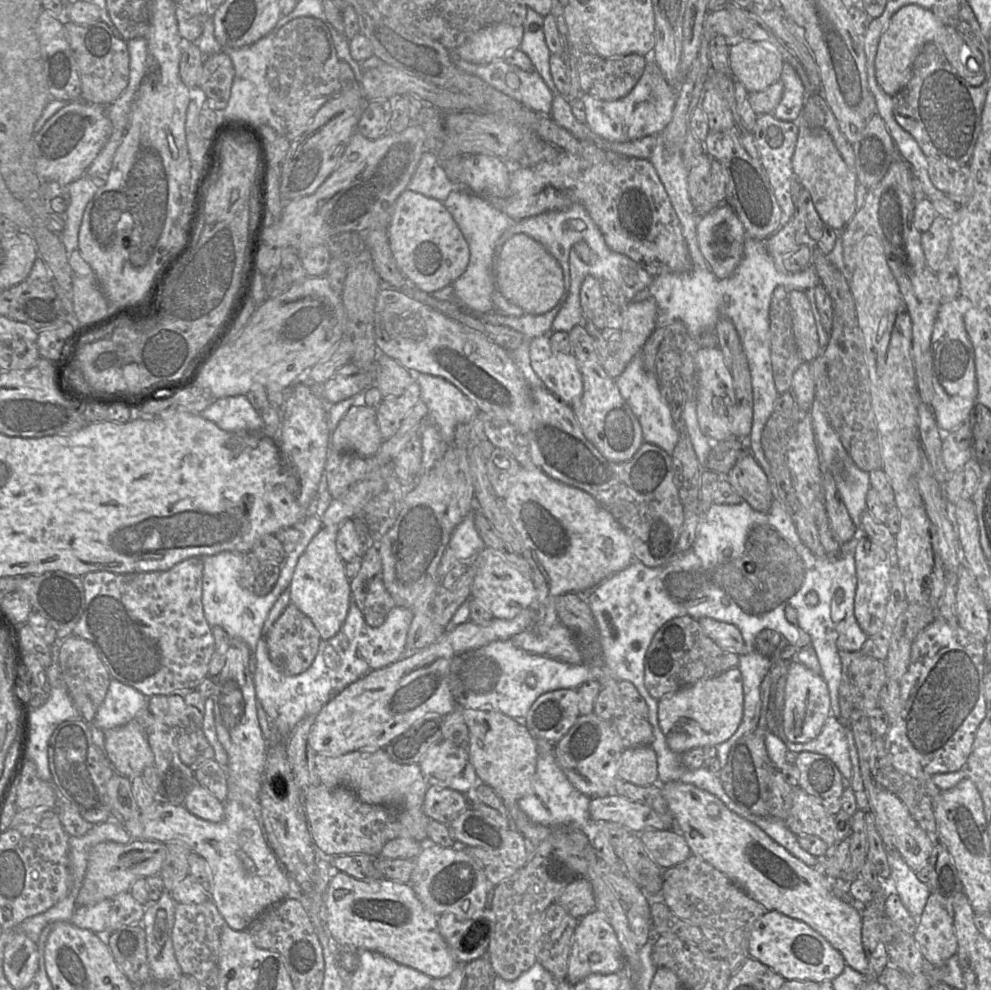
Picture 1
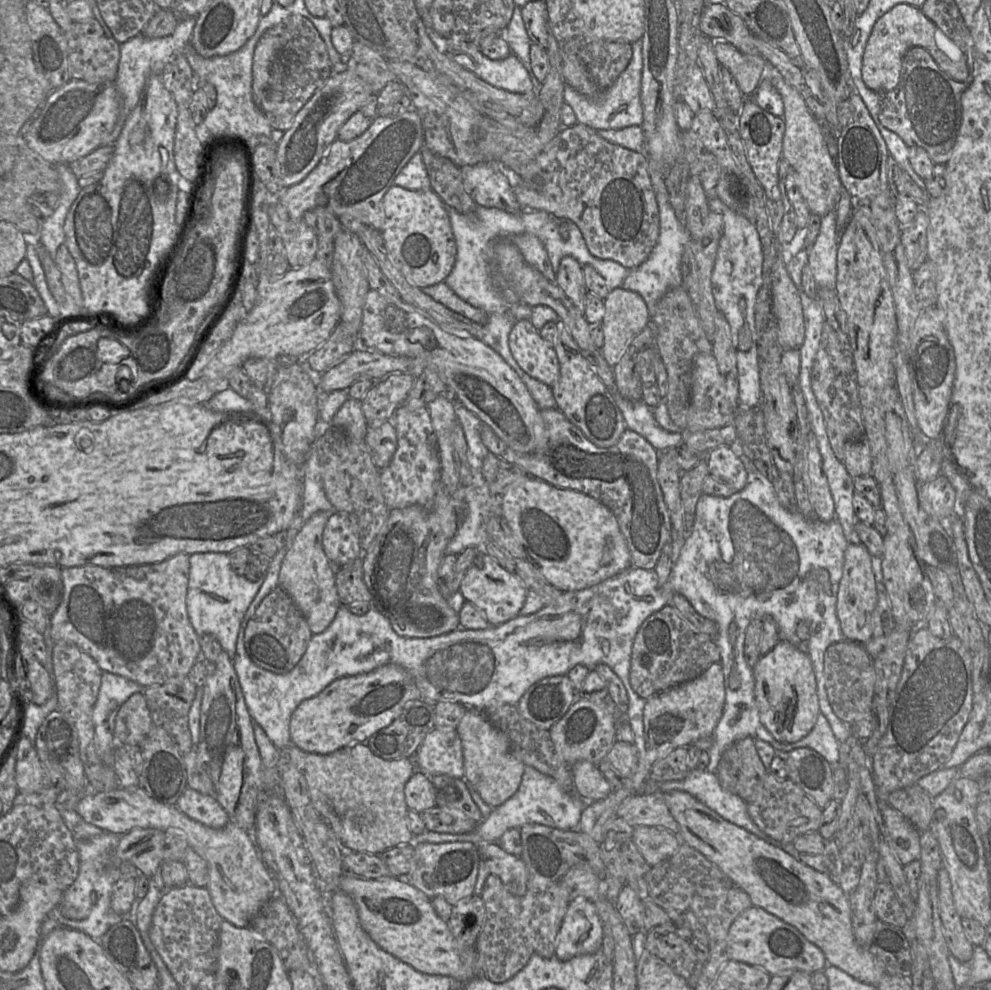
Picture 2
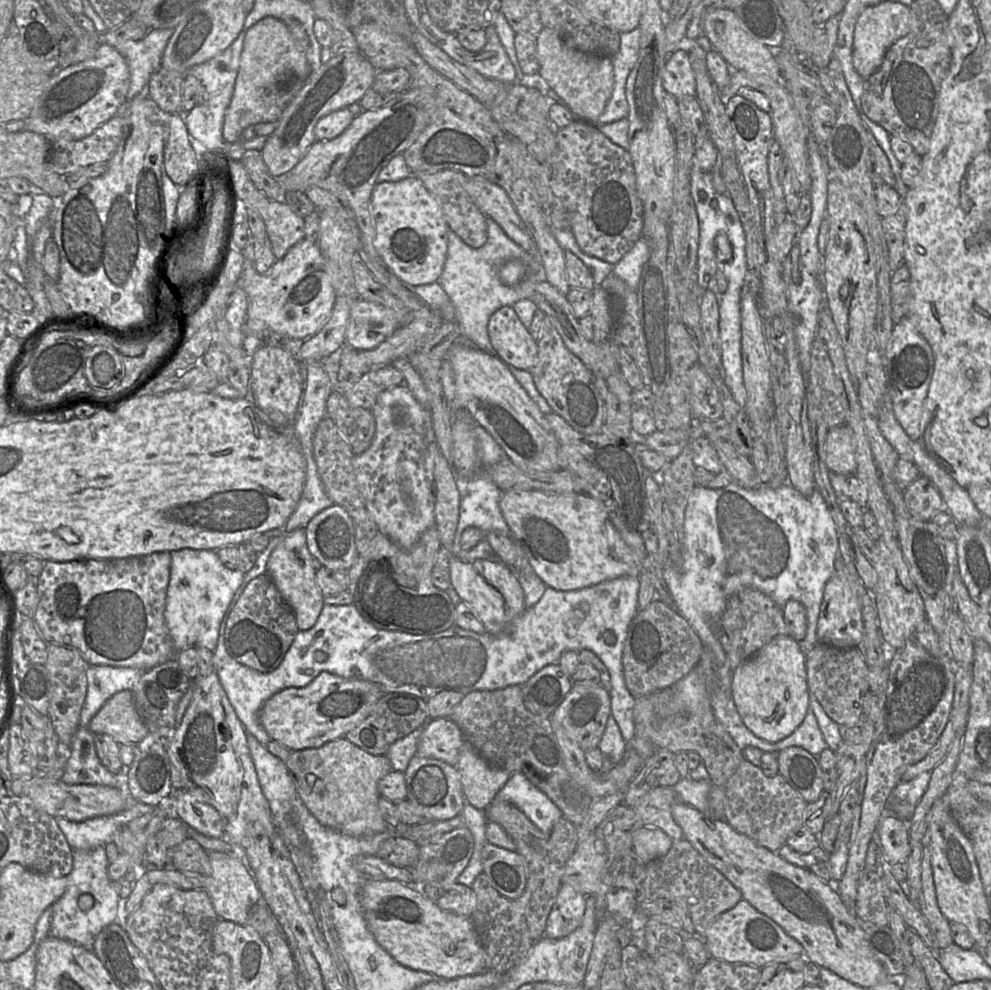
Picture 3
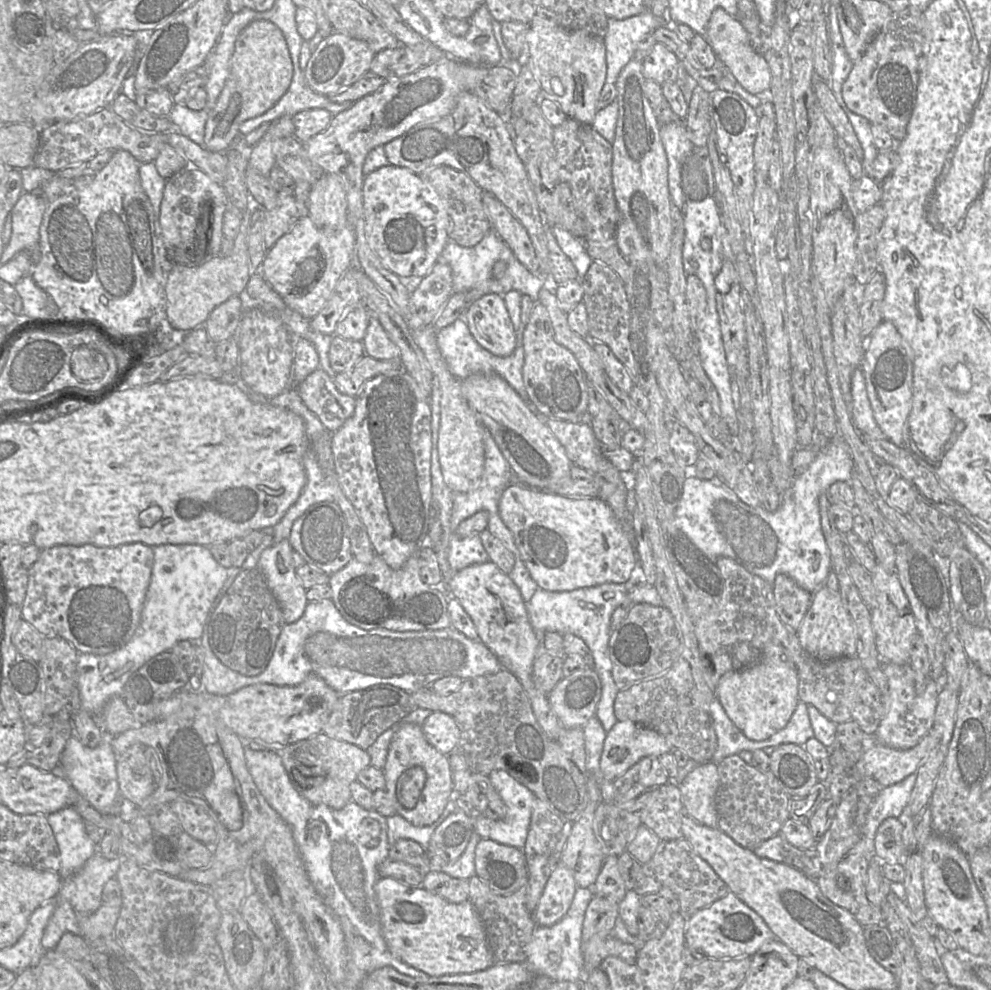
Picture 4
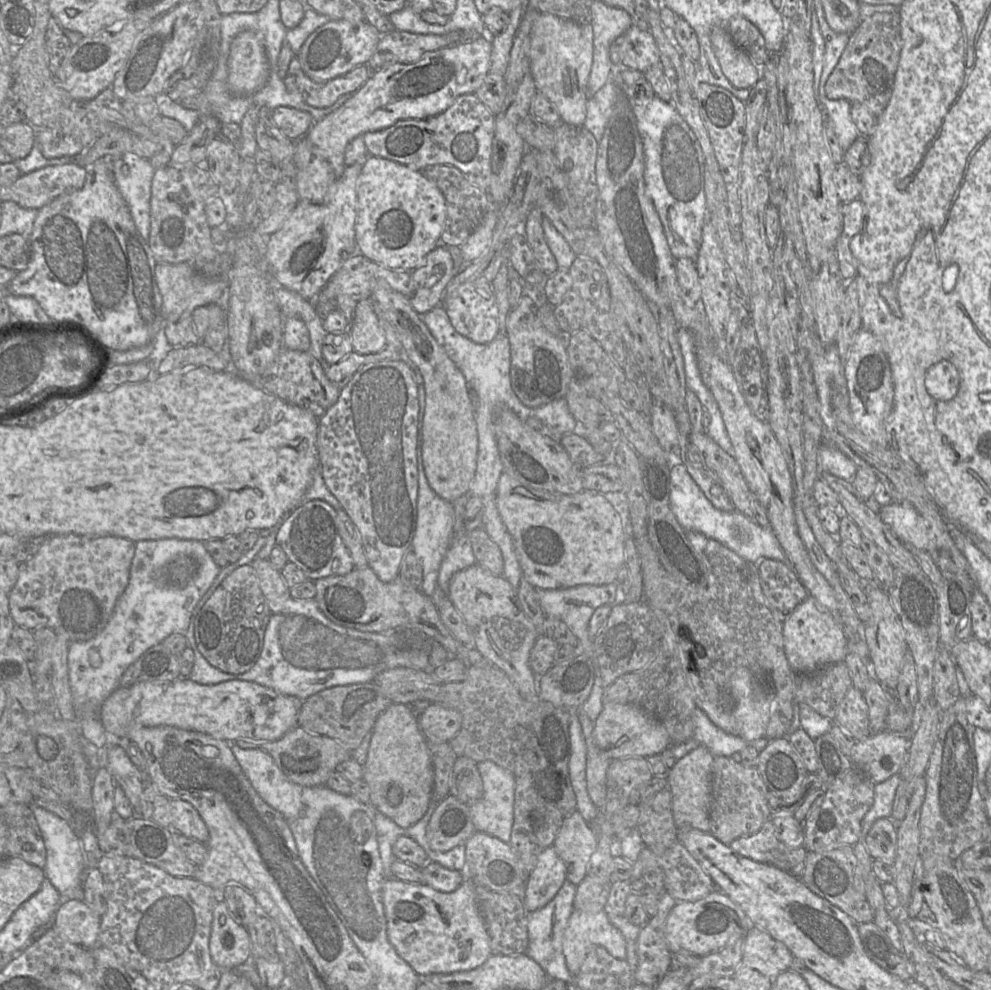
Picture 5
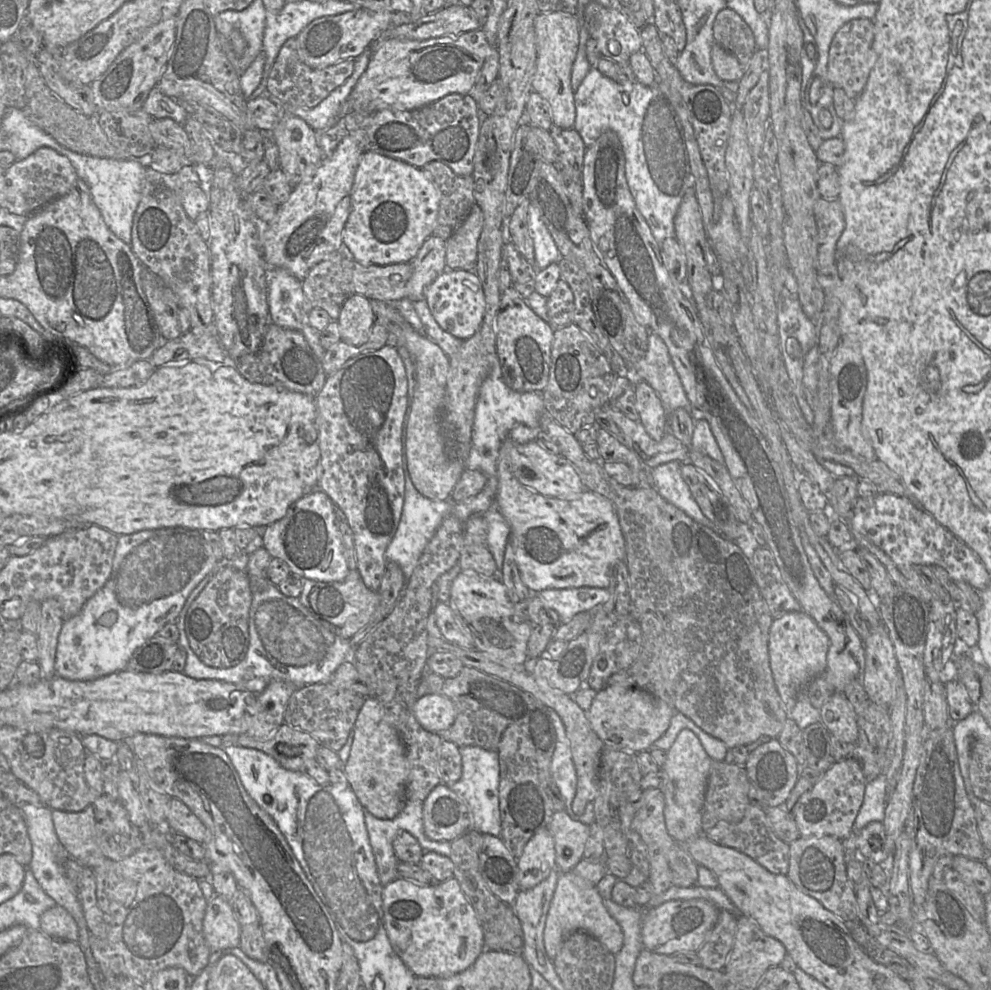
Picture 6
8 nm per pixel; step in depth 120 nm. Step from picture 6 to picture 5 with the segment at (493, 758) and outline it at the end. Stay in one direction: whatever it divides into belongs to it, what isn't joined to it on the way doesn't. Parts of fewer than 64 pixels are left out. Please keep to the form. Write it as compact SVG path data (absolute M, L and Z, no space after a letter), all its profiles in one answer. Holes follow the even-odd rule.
M492 761L476 763L483 781L483 797L468 805L475 831L509 843L514 820L515 779L511 772Z

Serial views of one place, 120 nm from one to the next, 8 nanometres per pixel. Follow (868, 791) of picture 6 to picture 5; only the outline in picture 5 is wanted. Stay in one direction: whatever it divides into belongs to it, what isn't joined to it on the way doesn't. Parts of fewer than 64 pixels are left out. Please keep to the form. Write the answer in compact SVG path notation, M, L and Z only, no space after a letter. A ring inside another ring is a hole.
M896 774L883 782L874 784L874 801L862 820L860 841L865 839L876 820L891 818L893 801L900 783L901 778Z

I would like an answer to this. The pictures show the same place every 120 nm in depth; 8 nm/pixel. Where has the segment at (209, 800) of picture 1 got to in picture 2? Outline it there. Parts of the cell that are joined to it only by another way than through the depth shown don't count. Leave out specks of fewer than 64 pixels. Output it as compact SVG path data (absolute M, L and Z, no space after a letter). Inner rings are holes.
M187 788L175 805L189 818L213 829L224 828L229 816L220 803L211 795Z

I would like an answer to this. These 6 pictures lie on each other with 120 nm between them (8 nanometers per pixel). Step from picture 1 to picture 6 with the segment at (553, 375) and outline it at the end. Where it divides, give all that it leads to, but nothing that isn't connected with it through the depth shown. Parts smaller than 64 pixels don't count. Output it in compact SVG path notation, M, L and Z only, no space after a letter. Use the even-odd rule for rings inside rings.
M446 269L425 289L423 299L438 325L457 338L463 340L470 338L483 322L485 295L482 284L474 272Z

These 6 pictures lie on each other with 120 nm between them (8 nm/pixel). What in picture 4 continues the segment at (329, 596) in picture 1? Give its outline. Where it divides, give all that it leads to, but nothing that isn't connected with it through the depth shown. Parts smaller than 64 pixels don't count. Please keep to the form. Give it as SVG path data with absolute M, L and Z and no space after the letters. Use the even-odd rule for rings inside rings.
M284 539L265 549L257 564L279 602L286 623L299 620L308 604L306 589L296 575L293 553L288 539Z

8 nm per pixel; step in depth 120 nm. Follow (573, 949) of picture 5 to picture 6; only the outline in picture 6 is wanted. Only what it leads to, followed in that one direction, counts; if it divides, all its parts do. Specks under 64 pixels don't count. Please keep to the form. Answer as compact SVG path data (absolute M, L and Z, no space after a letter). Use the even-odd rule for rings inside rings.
M574 871L560 872L544 929L545 949L550 959L556 957L565 938L574 931L592 935L612 954L617 954L623 946L623 931L605 908L597 888Z

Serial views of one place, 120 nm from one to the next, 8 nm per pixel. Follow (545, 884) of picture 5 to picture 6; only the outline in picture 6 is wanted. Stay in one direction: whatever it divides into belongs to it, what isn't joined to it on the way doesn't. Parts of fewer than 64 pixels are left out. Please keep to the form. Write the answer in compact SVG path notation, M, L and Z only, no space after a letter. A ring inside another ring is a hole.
M548 829L535 834L517 859L520 890L529 890L549 877L556 868L555 843Z

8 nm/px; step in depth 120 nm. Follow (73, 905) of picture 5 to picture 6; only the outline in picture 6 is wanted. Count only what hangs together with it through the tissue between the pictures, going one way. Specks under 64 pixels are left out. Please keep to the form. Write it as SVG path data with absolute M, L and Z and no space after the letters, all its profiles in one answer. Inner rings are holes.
M57 904L42 914L39 930L56 939L77 942L79 938L75 919L64 907Z

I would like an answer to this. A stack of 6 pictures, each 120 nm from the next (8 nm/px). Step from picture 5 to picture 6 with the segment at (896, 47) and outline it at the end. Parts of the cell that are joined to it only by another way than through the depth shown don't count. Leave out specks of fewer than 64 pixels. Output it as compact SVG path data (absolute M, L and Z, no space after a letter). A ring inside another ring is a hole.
M855 19L844 24L831 42L826 76L818 78L808 87L808 101L817 106L826 106L833 97L834 88L841 88L850 98L856 99L864 91L877 60L873 41L874 21L872 19Z

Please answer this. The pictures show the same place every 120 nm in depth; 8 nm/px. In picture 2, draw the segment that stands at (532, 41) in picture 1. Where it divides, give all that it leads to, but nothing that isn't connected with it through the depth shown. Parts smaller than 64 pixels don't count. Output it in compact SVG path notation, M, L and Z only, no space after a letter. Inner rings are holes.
M515 5L513 16L508 25L500 31L500 36L508 43L512 54L523 63L532 80L534 93L539 95L541 82L534 77L531 70L530 47L532 42L527 34L520 7Z

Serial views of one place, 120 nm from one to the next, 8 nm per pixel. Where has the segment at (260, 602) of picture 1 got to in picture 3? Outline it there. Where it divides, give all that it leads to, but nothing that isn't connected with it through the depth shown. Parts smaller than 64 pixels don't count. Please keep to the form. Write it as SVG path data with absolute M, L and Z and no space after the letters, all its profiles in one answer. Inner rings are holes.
M181 549L170 554L164 619L175 650L179 652L188 647L204 646L214 651L225 615L245 574L226 568L215 551Z

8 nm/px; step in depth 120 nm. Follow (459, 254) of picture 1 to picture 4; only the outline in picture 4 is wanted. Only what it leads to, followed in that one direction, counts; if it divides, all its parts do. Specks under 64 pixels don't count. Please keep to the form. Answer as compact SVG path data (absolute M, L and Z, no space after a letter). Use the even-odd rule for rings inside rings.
M393 165L383 166L366 175L363 183L363 209L366 240L382 265L398 277L425 277L441 259L448 241L449 216L435 189L418 174Z

